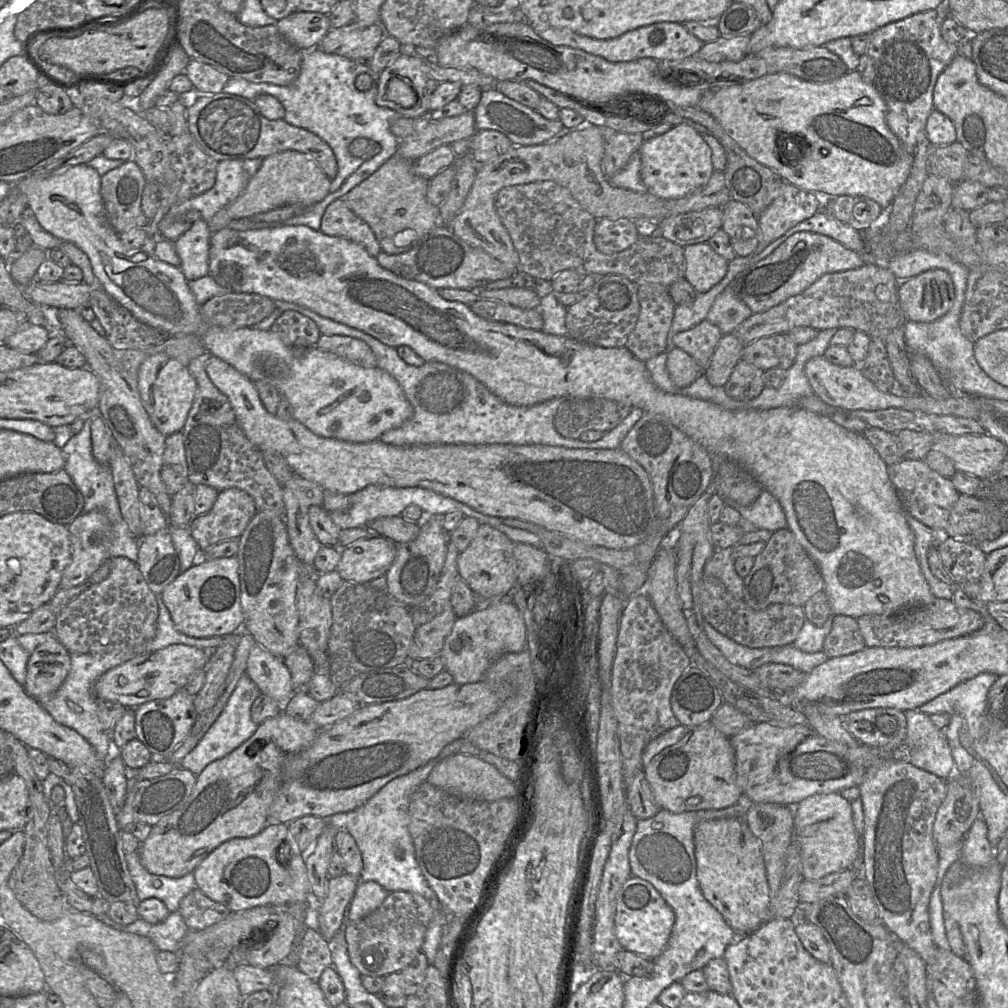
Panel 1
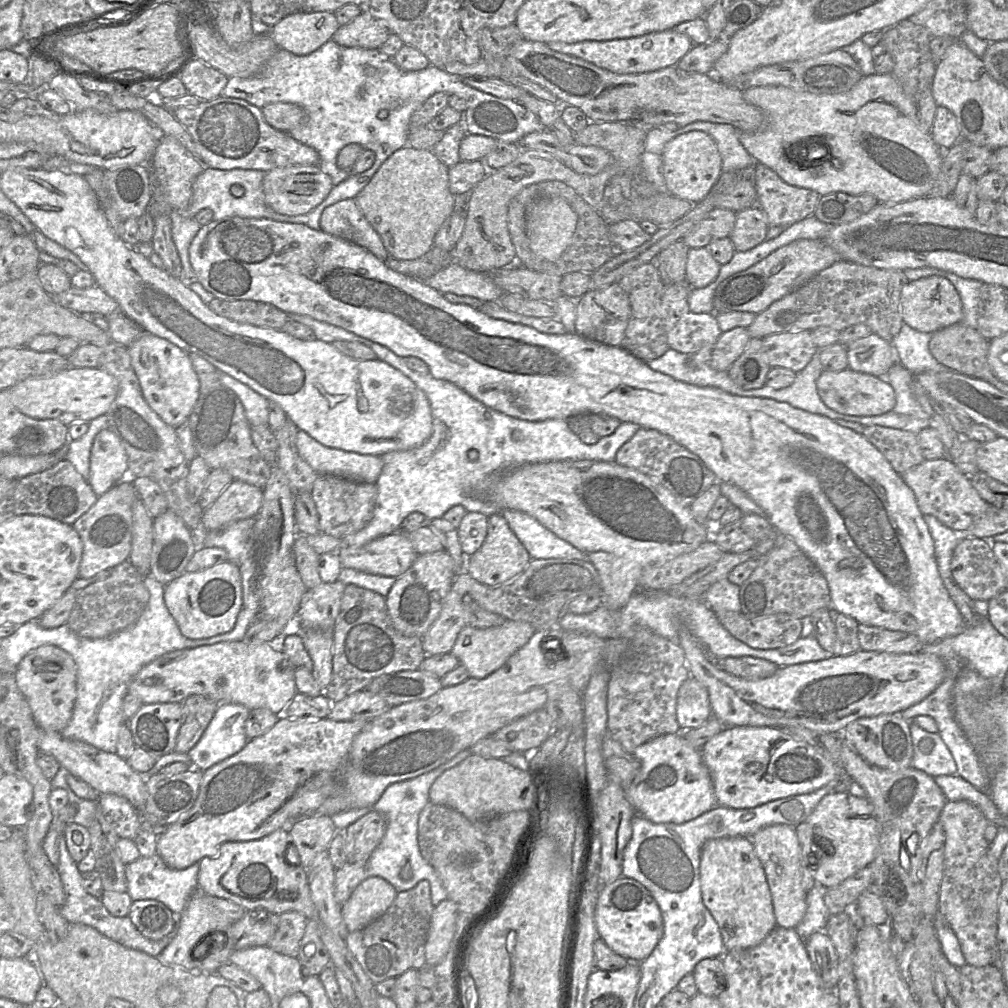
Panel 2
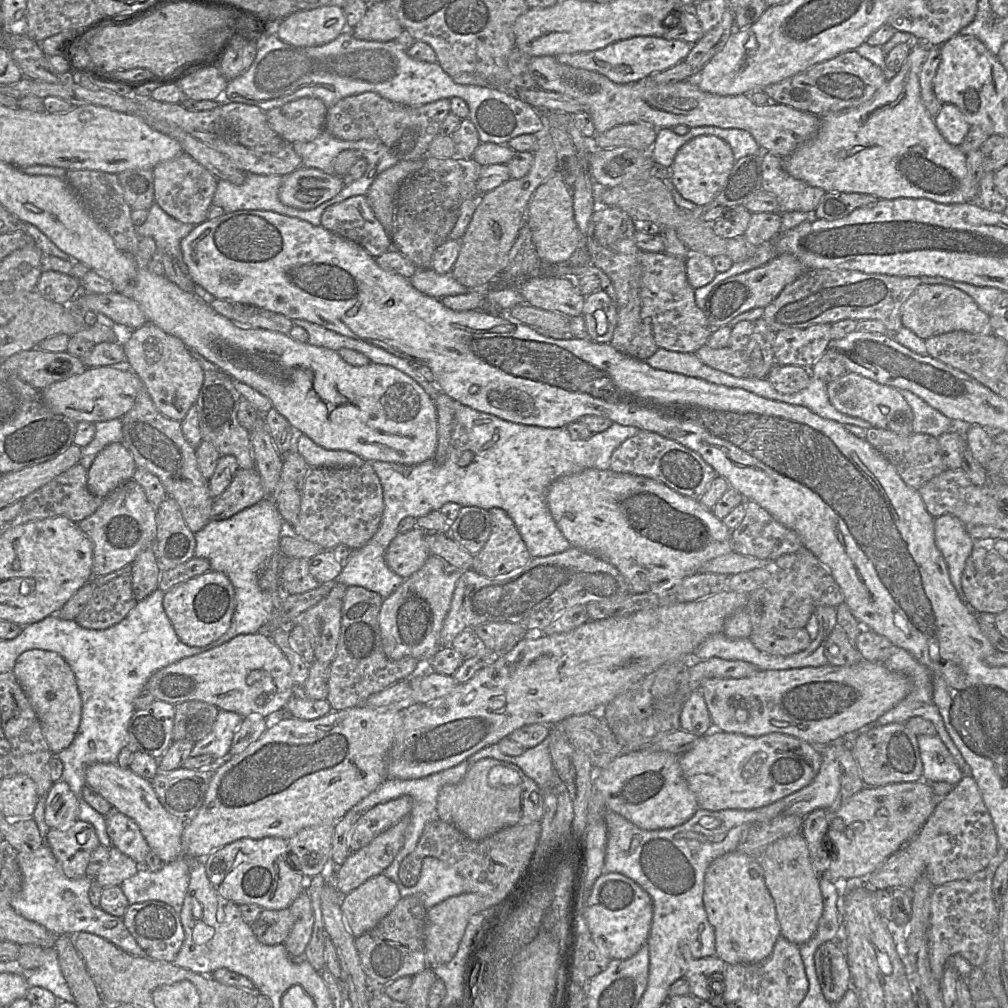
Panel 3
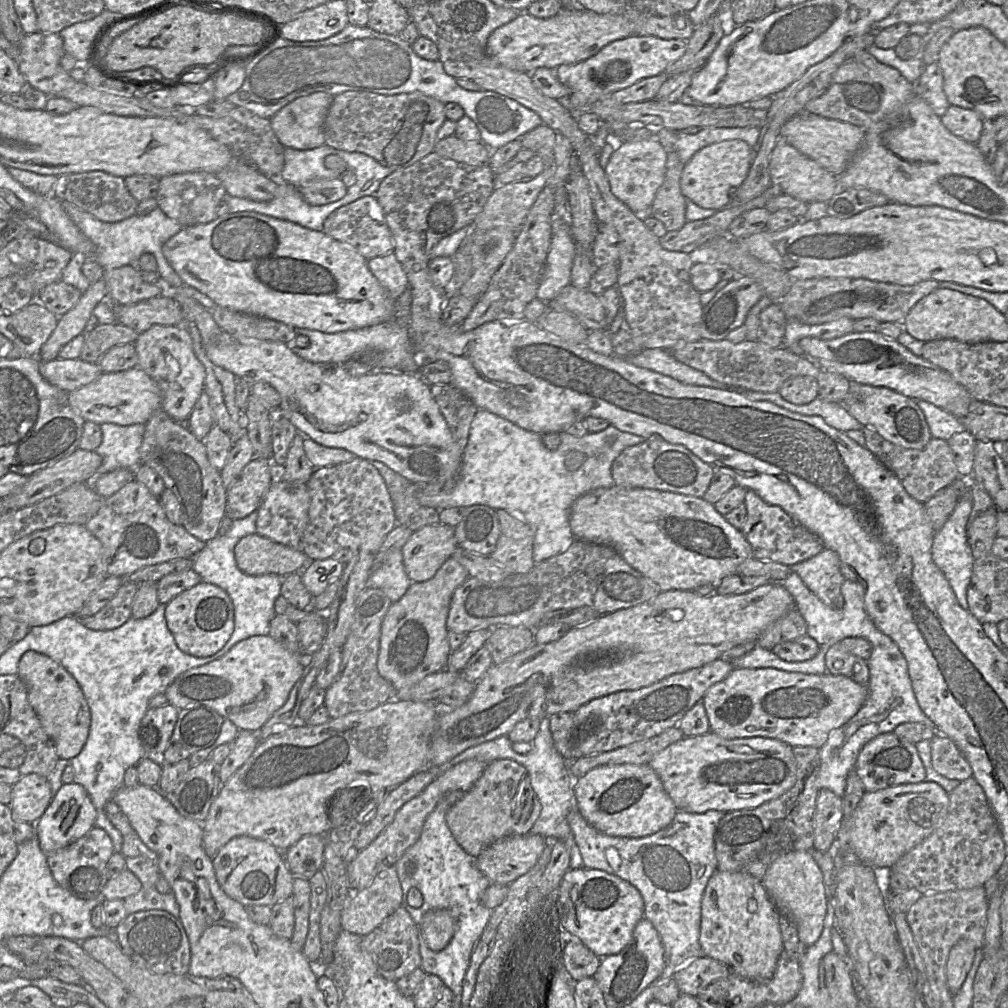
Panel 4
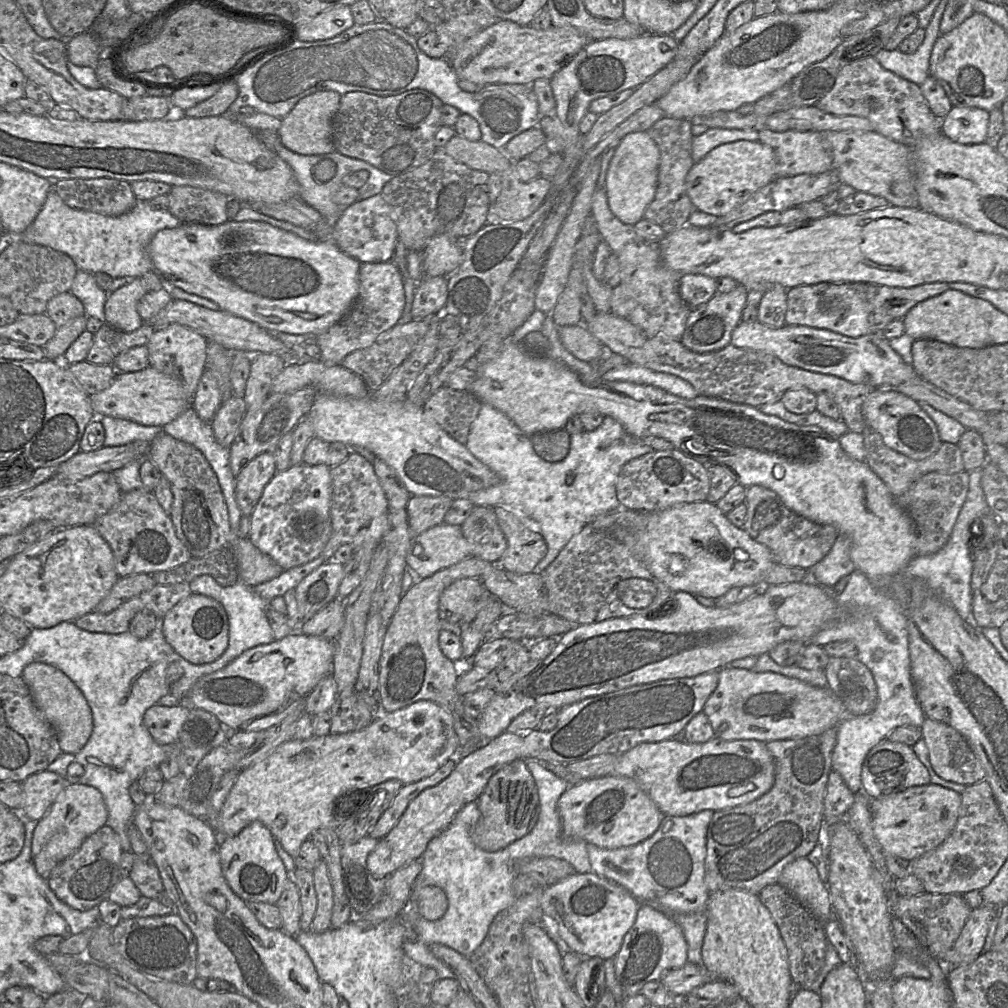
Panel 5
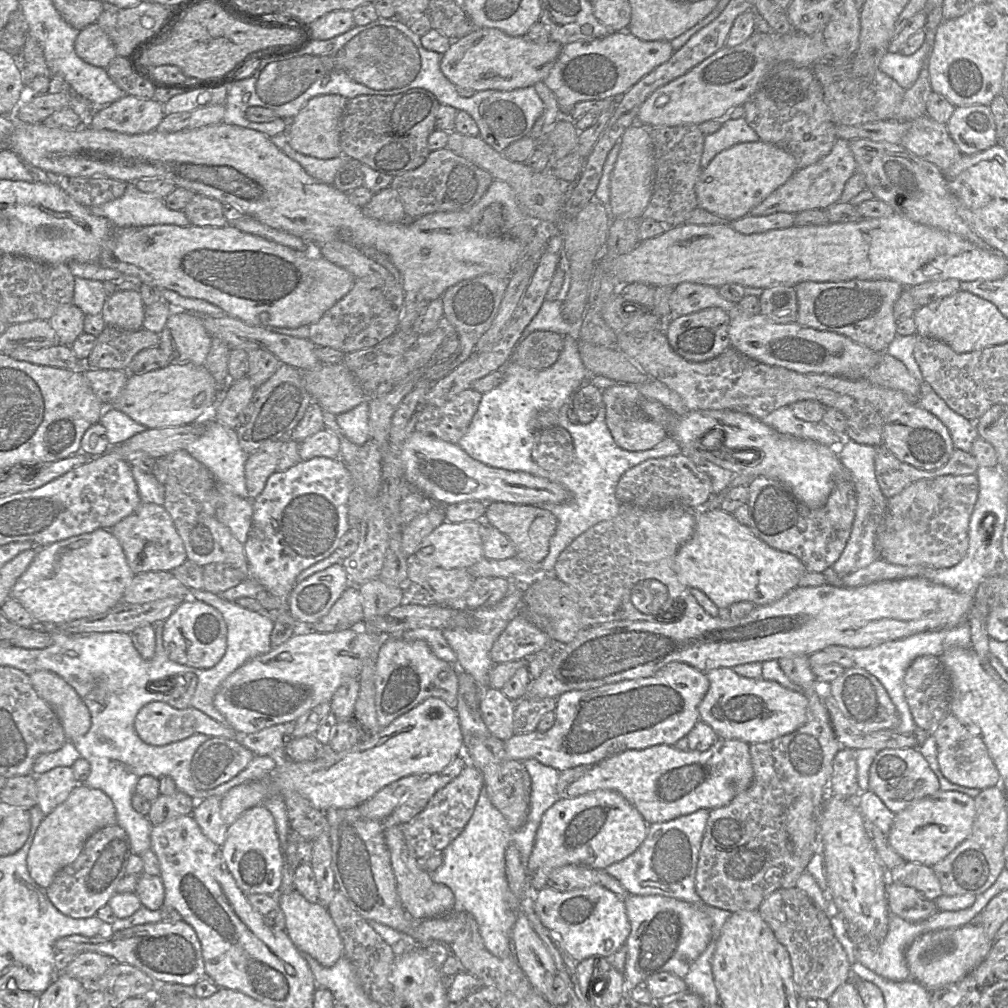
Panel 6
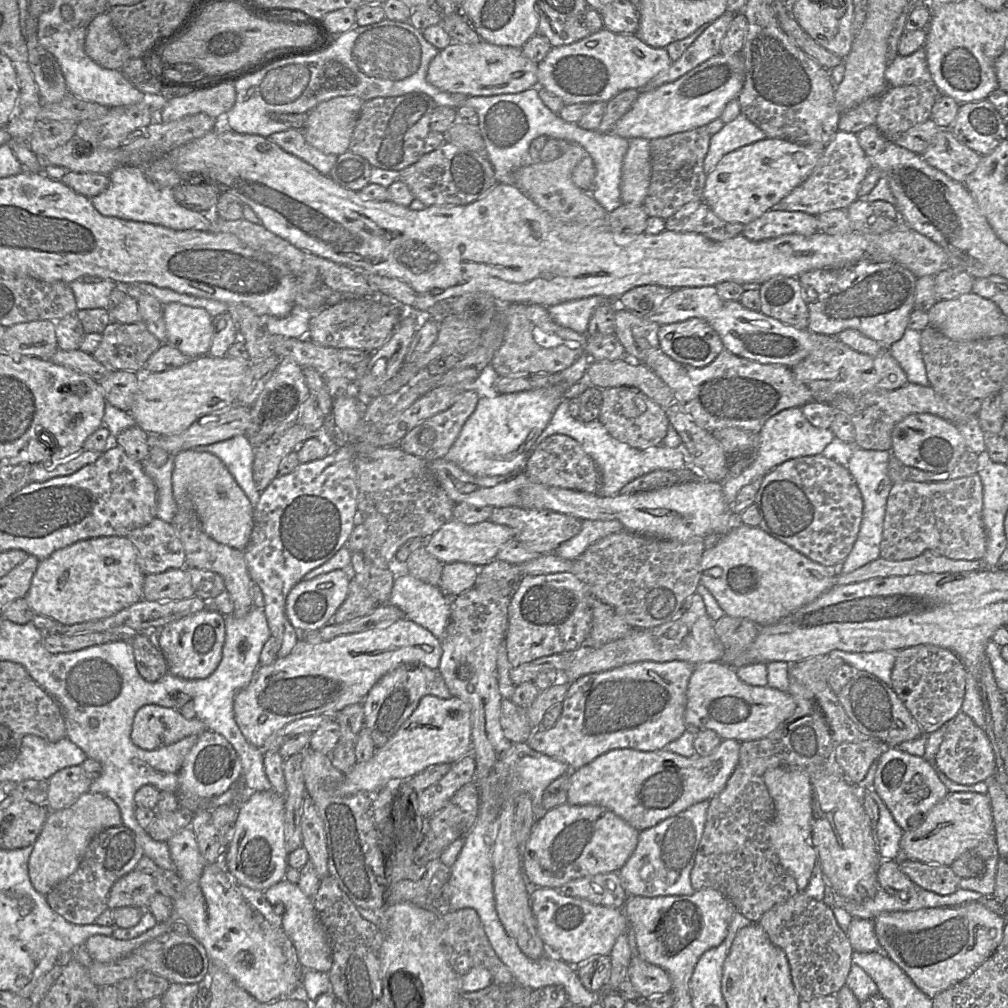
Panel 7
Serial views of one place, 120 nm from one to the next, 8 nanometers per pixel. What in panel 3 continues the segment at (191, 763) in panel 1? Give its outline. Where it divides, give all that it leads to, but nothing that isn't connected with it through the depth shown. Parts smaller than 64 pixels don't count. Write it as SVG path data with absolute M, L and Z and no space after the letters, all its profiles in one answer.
M219 710L211 732L194 743L191 757L210 754L218 760L228 757L233 737L243 717L235 712Z

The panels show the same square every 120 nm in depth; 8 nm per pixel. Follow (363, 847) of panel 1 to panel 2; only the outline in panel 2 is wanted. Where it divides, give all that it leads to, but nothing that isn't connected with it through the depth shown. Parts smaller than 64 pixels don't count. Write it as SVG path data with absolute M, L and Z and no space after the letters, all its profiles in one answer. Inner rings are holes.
M470 749L462 750L452 759L429 772L412 779L389 785L384 790L379 800L372 806L348 809L330 816L338 831L345 830L350 824L372 810L381 813L386 818L385 834L366 863L366 869L369 876L383 878L394 887L397 893L410 890L420 881L425 880L428 881L430 885L430 898L434 907L441 901L448 899L446 889L444 888L438 873L420 853L418 846L418 819L421 811L429 802L429 791L433 782L443 772L458 765L471 754L473 753ZM406 865L410 867L412 876L408 880L403 880L400 878L400 872Z

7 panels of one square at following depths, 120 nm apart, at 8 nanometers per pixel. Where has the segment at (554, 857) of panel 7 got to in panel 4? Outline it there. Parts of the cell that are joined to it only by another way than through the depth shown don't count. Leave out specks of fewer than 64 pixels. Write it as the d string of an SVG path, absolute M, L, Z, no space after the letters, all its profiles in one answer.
M648 763L596 767L574 778L576 807L584 819L610 836L640 838L669 826L678 809Z

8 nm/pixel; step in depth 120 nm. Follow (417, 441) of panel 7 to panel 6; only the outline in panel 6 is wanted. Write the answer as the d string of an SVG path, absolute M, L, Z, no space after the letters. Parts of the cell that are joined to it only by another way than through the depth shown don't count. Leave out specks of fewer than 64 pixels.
M472 388L456 395L442 406L425 406L415 431L451 444L458 444L475 415L482 394Z

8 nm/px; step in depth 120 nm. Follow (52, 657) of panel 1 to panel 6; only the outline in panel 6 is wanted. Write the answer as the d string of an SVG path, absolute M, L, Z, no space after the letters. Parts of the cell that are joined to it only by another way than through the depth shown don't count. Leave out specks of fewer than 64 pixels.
M44 670L37 671L29 677L38 696L55 711L67 741L72 741L88 732L91 727L89 710L64 679L53 672Z

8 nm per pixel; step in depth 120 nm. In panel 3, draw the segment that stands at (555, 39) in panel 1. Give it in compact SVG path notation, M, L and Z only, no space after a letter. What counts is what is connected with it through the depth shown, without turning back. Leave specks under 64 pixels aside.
M635 36L619 40L606 47L589 52L560 54L556 58L562 64L574 68L597 72L617 84L636 82L652 73L667 70L684 59L689 54L692 44L683 40L669 40L663 37Z

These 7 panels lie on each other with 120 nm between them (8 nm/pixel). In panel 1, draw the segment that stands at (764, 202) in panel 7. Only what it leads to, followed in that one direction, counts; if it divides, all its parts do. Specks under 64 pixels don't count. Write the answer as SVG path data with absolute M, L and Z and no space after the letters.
M687 124L673 126L668 132L645 140L638 150L641 179L647 192L664 200L680 199L704 186L715 171L712 151L696 129Z

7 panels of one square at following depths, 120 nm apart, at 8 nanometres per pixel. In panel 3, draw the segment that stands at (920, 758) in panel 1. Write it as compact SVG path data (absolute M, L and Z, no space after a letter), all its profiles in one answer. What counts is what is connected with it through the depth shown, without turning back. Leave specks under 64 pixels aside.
M936 735L916 737L923 764L923 778L928 783L947 782L957 785L964 777L955 759Z

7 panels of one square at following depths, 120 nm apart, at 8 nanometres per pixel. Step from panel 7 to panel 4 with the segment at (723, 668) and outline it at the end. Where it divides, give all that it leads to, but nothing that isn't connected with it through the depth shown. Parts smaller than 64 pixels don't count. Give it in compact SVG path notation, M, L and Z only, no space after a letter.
M734 668L722 681L705 693L703 703L712 732L725 739L765 737L781 740L792 747L820 748L830 735L850 720L864 704L868 686L860 685L842 675L786 672L775 668Z

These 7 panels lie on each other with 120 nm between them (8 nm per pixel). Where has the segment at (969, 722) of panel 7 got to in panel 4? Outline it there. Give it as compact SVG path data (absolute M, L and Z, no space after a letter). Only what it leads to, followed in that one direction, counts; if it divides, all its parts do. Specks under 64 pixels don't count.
M941 733L931 739L931 761L935 771L948 779L961 782L973 776L972 768L958 746Z

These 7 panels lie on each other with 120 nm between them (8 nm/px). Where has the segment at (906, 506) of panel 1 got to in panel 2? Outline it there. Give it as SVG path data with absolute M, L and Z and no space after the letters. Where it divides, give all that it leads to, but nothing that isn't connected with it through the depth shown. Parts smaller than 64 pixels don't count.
M948 457L924 460L900 475L913 491L921 513L934 516L952 530L967 530L975 518L990 507L973 488L969 477L961 473Z

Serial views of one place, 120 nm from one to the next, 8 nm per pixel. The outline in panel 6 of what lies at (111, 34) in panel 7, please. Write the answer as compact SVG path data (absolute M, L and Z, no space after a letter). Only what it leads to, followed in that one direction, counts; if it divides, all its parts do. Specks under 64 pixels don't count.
M97 23L79 31L74 49L86 63L104 69L117 56L113 42Z

